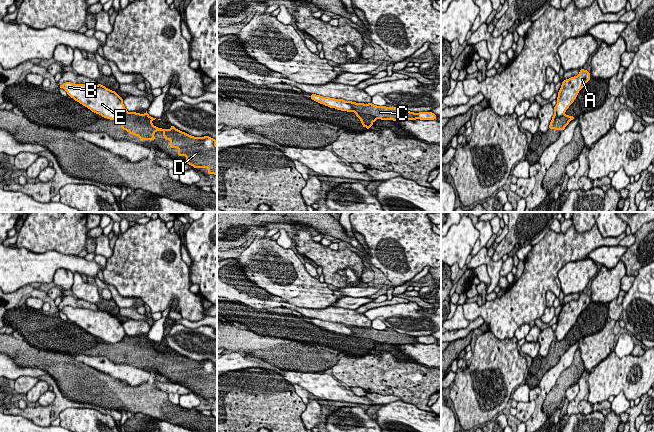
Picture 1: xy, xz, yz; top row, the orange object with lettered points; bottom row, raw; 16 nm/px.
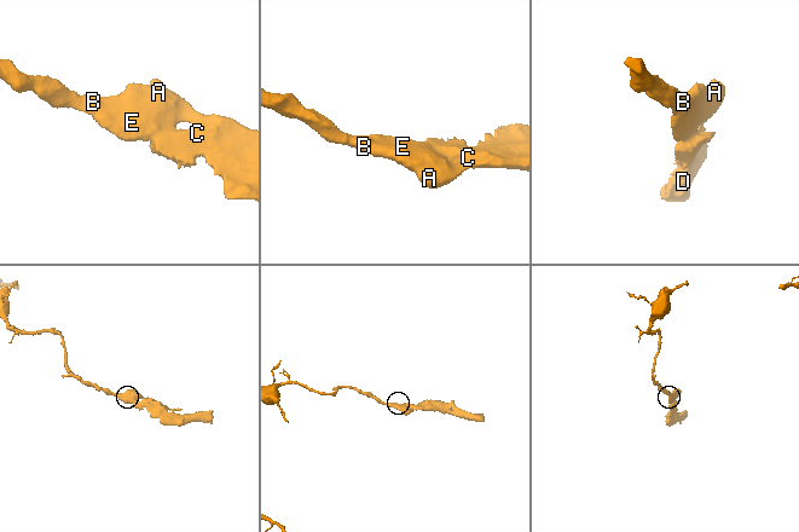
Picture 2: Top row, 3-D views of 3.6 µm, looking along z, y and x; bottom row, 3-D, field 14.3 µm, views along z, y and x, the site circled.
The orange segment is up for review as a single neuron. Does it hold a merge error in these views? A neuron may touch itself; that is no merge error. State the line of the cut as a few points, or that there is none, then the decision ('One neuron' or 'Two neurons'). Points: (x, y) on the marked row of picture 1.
Split along xz (345, 101), (351, 106), (351, 111). Two neurons

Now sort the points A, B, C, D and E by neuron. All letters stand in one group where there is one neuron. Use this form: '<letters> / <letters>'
A B E / C D

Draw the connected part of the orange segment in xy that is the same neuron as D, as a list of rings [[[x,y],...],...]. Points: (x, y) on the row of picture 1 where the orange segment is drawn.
[[[126,111],[124,115],[119,118],[119,121],[121,128],[130,134],[139,136],[140,142],[143,140],[155,140],[154,133],[162,130],[165,140],[170,141],[170,148],[177,148],[178,156],[185,156],[187,164],[193,166],[194,168],[207,168],[208,175],[214,174],[217,176],[217,140],[209,136],[194,137],[176,129],[172,125],[170,125],[170,129],[155,127],[152,124],[152,121],[155,119],[156,118],[150,117],[147,111],[144,114]]]

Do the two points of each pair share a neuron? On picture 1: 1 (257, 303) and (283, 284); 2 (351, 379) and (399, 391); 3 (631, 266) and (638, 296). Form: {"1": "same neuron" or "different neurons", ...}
{"1": "different neurons", "2": "same neuron", "3": "different neurons"}

